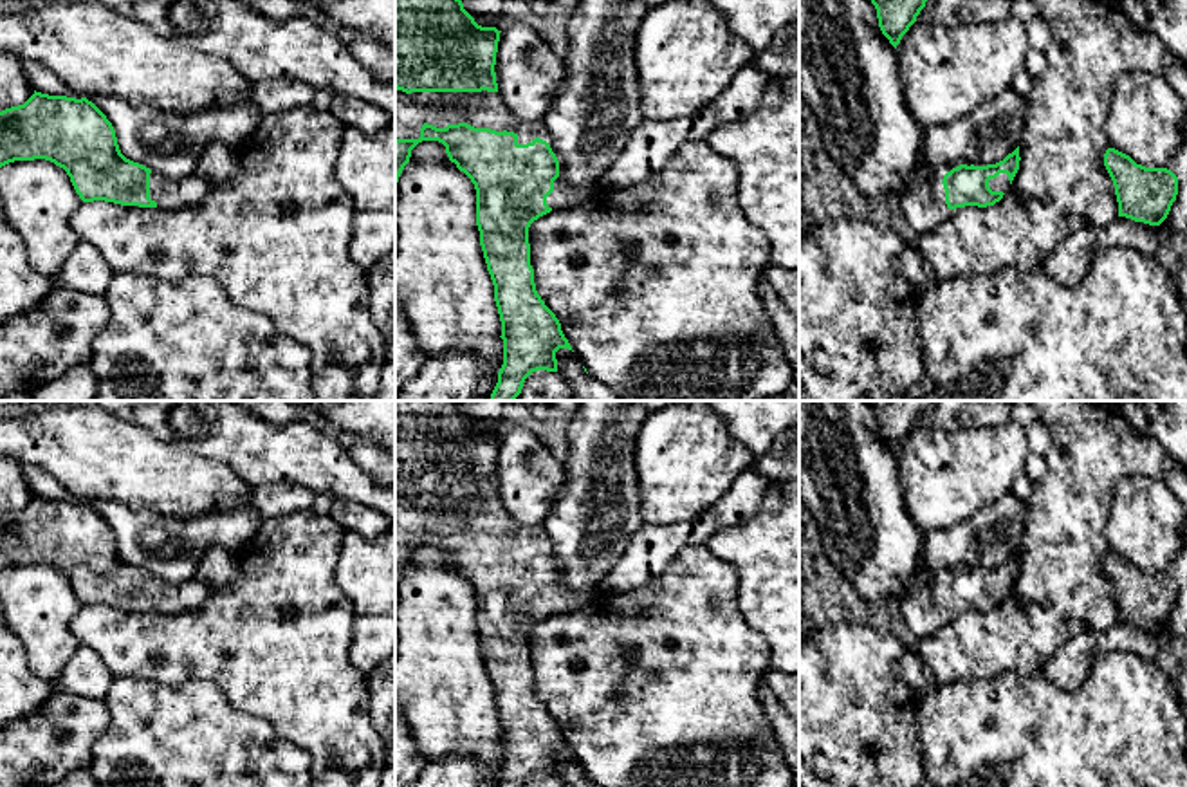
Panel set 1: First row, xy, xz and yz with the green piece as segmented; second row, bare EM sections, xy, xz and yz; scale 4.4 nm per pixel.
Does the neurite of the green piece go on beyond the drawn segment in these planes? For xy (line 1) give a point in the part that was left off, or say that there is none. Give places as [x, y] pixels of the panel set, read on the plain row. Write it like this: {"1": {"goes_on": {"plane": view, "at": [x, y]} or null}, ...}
{"1": {"goes_on": {"plane": "xy", "at": [170, 598]}}}

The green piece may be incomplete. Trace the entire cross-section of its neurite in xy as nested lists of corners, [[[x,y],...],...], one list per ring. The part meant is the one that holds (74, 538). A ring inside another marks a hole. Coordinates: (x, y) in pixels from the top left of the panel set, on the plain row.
[[[36,496],[18,511],[0,516],[0,572],[14,565],[45,563],[63,572],[83,606],[105,605],[121,610],[177,614],[200,608],[211,588],[198,579],[168,583],[126,563],[106,520],[87,502]]]

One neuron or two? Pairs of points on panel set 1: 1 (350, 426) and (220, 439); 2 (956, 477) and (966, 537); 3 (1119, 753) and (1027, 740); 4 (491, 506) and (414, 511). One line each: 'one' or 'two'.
1: two
2: two
3: one
4: one

